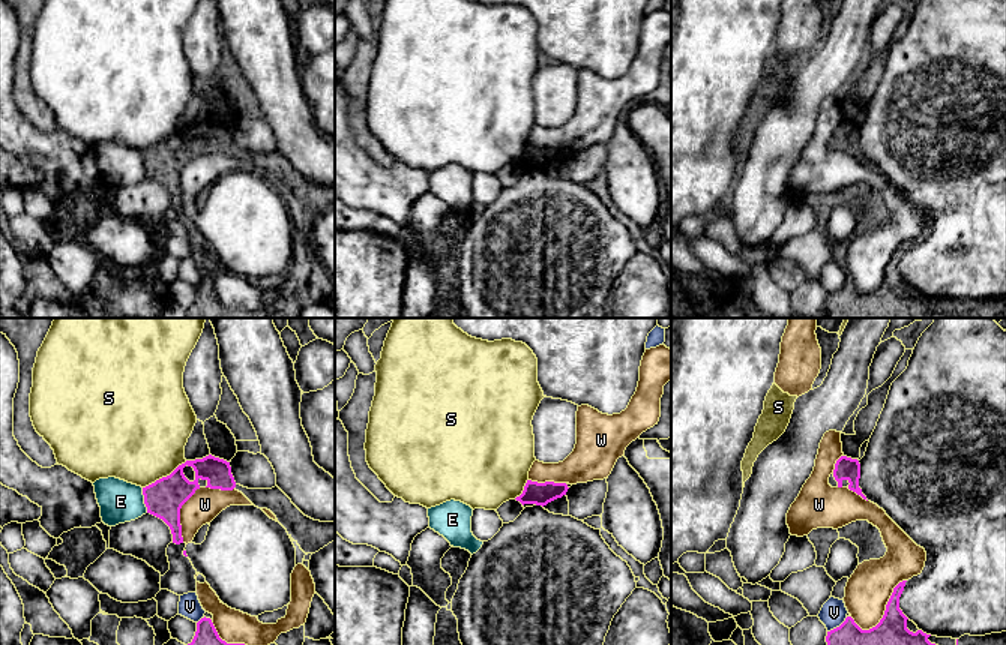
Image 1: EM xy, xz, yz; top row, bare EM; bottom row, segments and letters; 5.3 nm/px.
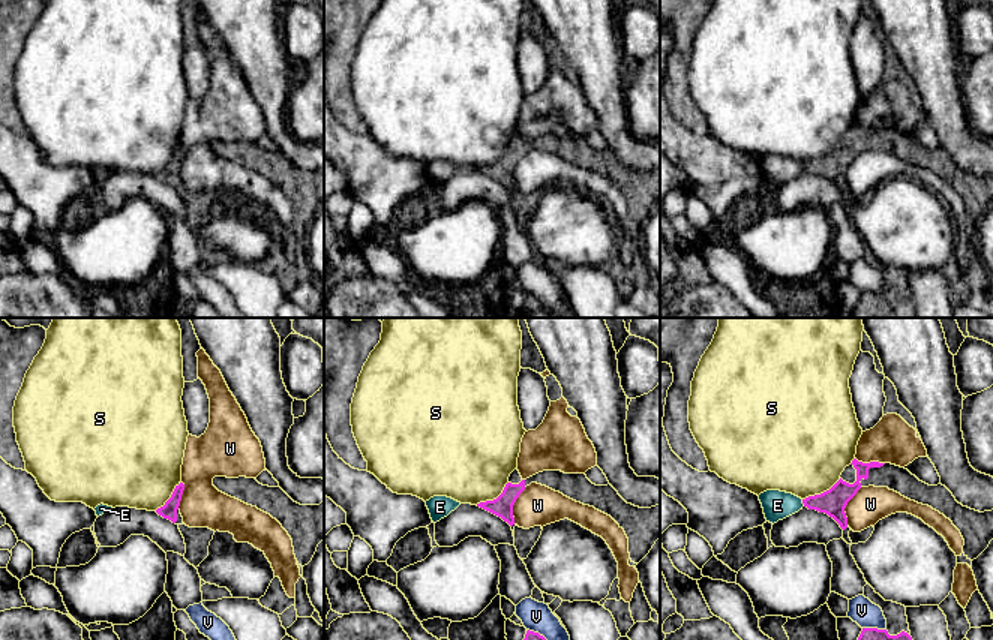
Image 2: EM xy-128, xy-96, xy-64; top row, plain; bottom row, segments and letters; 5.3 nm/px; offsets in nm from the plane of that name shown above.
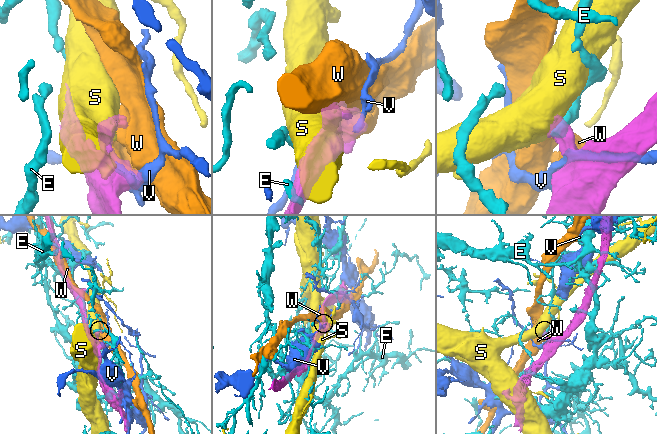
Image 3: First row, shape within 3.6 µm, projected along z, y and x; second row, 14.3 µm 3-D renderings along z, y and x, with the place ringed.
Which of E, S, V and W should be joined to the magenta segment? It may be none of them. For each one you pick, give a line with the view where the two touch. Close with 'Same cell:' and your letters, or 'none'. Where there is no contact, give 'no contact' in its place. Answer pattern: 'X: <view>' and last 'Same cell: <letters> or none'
Same cell: none

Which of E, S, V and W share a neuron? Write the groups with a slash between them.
E / S / V / W

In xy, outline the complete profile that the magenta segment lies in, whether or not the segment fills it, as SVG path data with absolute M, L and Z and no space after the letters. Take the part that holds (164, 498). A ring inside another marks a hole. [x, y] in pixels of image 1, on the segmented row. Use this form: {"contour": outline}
{"contour": "M209 454L186 460L170 476L143 488L147 513L170 526L176 544L183 543L180 508L200 488L242 492L255 507L270 510L305 554L315 554L335 542L335 522L305 516L278 486L248 489L237 484L230 462Z"}

